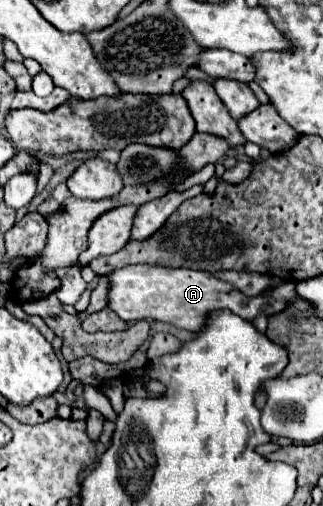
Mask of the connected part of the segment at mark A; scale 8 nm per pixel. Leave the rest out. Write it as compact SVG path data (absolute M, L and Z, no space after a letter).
M132 264L114 270L108 274L110 278L110 308L124 320L124 322L136 322L136 320L160 320L174 324L176 328L184 328L190 332L200 332L206 328L208 314L216 310L230 310L234 314L240 314L240 318L252 322L256 316L272 316L284 310L288 304L296 302L296 284L282 282L270 292L270 300L266 294L258 294L254 298L244 296L240 290L236 294L236 288L230 282L218 280L216 276L208 272L188 270L188 268L164 268L164 266L148 266L148 264Z

